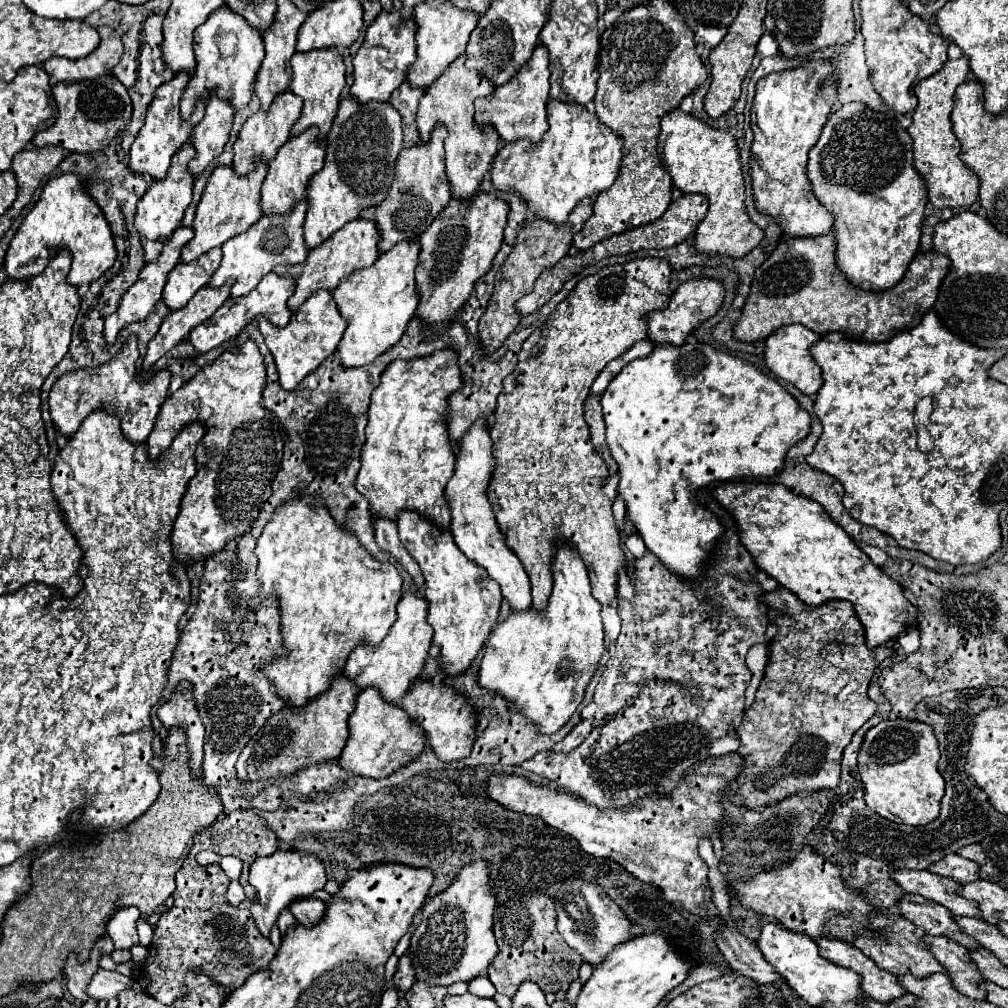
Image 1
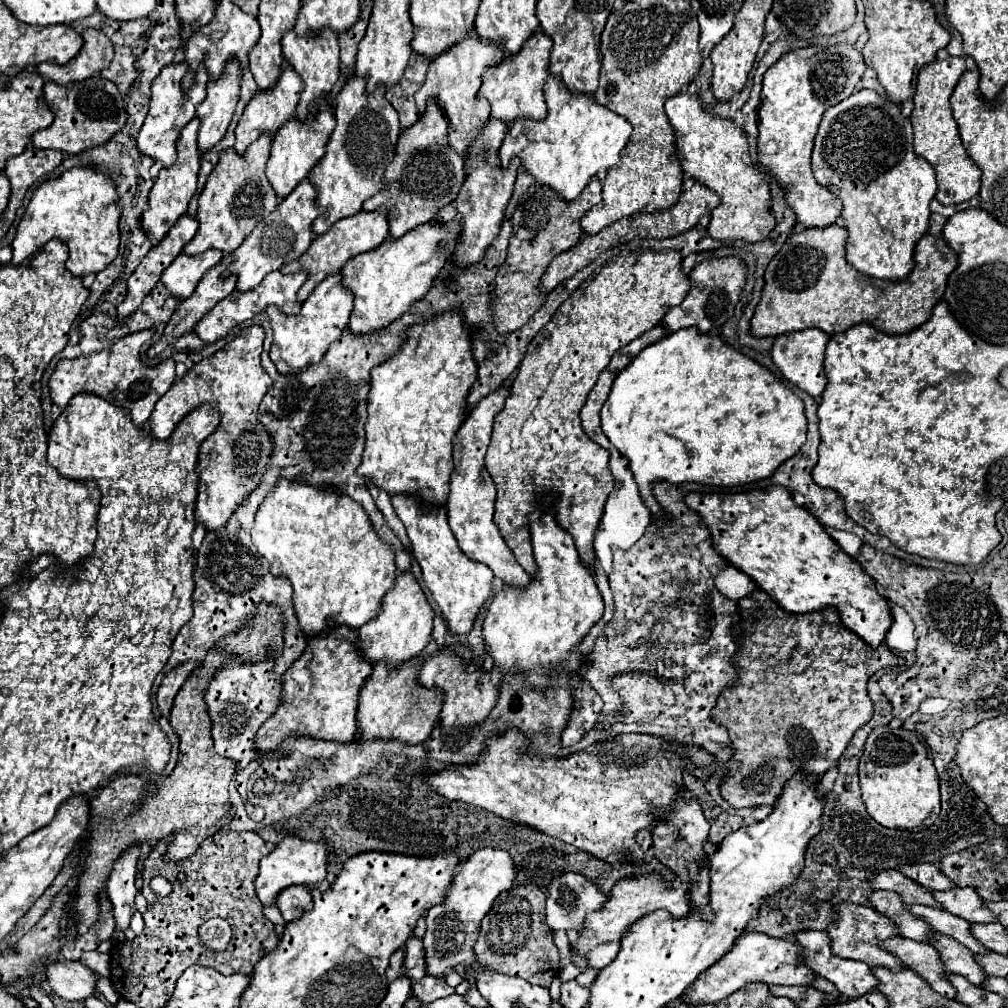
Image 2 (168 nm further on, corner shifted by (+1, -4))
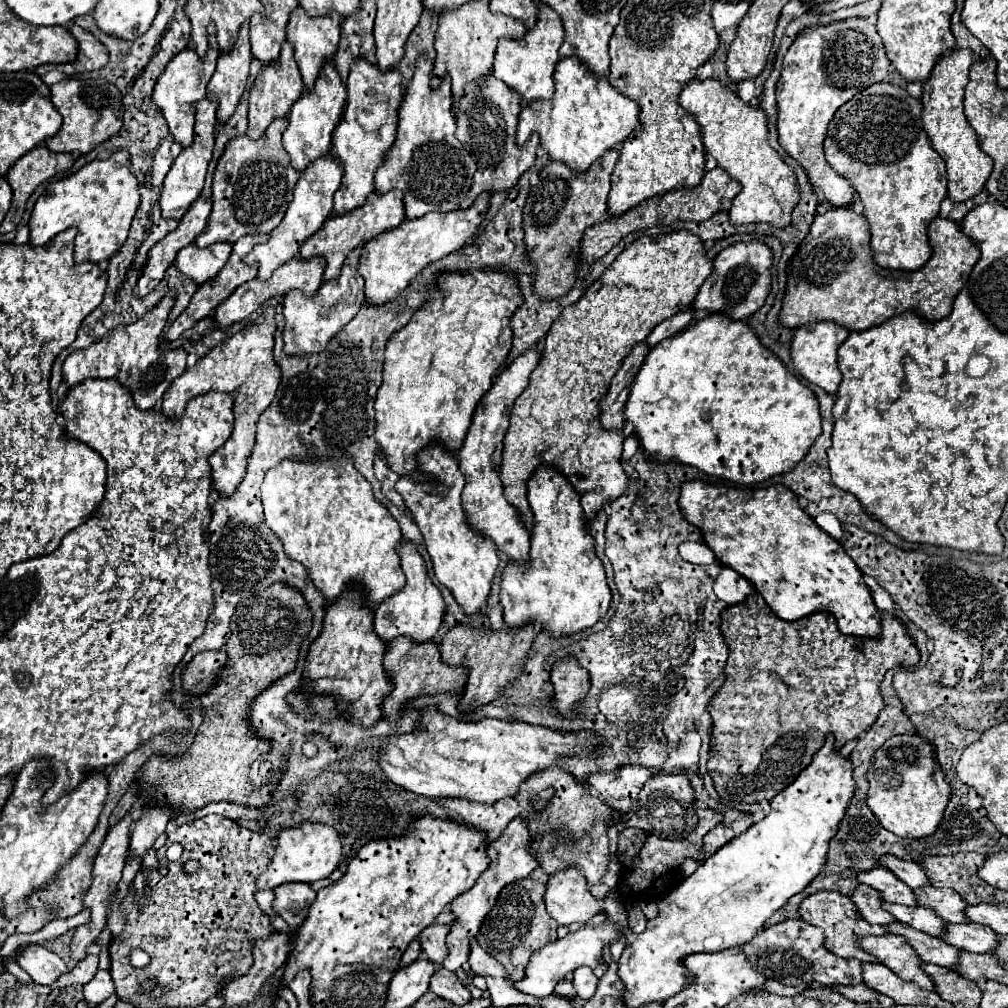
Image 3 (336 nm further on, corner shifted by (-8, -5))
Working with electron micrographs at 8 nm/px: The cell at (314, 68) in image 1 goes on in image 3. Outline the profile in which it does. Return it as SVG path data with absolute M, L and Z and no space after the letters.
M298 8L294 10L294 14L290 14L290 22L286 26L286 40L294 46L294 58L300 66L302 78L306 88L314 86L314 80L318 78L318 72L322 70L322 64L326 60L330 60L338 48L338 40L340 40L340 14L330 12L328 16L308 16L306 10Z

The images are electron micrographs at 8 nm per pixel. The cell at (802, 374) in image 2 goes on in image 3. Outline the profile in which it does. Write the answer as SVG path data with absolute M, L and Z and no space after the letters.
M812 322L806 326L800 326L794 330L794 340L792 340L792 360L798 370L808 382L824 388L826 392L834 394L842 382L842 374L838 370L838 346L846 340L850 332L834 322Z

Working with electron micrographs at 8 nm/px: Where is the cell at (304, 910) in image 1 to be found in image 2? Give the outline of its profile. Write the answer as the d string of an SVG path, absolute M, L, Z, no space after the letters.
M293 885L285 891L281 891L281 895L277 897L277 907L279 907L283 919L289 923L295 917L303 915L309 907L313 907L311 891L305 885Z

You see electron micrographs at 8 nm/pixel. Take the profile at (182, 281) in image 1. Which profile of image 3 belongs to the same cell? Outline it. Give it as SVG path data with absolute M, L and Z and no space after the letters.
M216 242L214 246L206 246L206 248L188 244L184 250L178 252L176 268L186 276L194 278L194 282L204 284L222 270L230 252L232 252L232 244L228 242Z

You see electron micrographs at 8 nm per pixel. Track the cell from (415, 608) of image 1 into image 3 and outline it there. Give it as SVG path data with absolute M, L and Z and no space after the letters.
M400 542L398 546L398 554L400 554L400 562L402 562L402 570L406 574L406 586L392 594L390 598L386 598L378 608L376 608L376 618L374 618L374 628L376 634L388 644L390 640L394 640L396 636L410 636L416 642L428 642L436 630L442 624L446 606L442 600L440 590L432 584L432 580L428 578L426 572L426 564L424 558L418 554L416 546L412 542Z

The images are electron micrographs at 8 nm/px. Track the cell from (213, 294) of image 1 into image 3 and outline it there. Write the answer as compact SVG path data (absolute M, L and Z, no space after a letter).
M246 234L246 238L240 238L236 244L234 244L234 250L232 250L232 254L230 254L230 258L228 258L228 262L226 262L226 266L216 274L216 278L212 278L210 282L206 282L206 286L200 286L198 290L196 290L196 294L192 296L192 300L190 300L190 304L188 304L188 308L174 320L174 324L168 328L168 332L166 332L166 340L176 340L184 330L188 330L188 328L192 328L198 320L202 320L202 318L206 318L206 316L210 316L212 314L212 310L216 310L216 306L220 304L220 302L224 302L230 294L232 294L232 290L234 288L238 288L240 284L244 284L246 280L252 280L252 278L256 278L256 272L258 272L258 266L254 264L254 266L248 266L248 264L244 264L242 262L242 258L258 244L258 242L266 242L268 240L268 236L266 234Z

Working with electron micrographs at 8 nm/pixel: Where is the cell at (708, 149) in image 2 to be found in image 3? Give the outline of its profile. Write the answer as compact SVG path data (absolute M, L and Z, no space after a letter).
M716 78L690 80L680 94L680 104L702 126L702 142L706 154L718 160L732 178L742 184L740 194L732 200L730 222L752 224L768 222L772 226L788 226L794 206L798 204L800 190L794 178L794 170L780 158L780 154L768 144L768 118L760 106L750 106L742 98L726 88Z

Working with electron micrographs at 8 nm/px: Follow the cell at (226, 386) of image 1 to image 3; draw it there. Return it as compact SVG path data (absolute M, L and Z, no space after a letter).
M266 306L262 314L248 324L244 330L236 332L234 336L226 338L218 346L214 346L206 356L202 356L192 368L188 368L182 376L178 376L166 394L162 396L162 412L170 418L178 418L184 412L184 406L196 394L206 394L208 390L234 394L234 430L232 436L222 444L214 456L210 458L212 464L212 482L222 496L228 496L236 490L246 474L246 460L256 442L256 422L260 414L270 406L276 396L276 388L280 384L280 368L274 360L274 308Z

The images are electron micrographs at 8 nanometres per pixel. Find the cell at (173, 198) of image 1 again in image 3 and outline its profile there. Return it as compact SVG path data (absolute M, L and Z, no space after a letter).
M202 98L198 104L194 104L194 108L196 108L194 142L192 142L192 146L182 148L180 156L174 160L170 172L164 178L164 186L162 186L162 194L160 194L162 216L168 220L180 220L182 214L186 214L186 210L192 206L192 202L200 196L204 178L206 178L206 170L208 170L208 162L210 162L212 150L214 150L214 132L218 126L218 120L216 120L218 104L210 98Z

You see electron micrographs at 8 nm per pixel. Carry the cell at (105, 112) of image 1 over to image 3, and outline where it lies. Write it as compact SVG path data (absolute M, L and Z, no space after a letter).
M62 78L50 86L50 100L64 118L58 134L46 140L46 146L54 152L86 154L98 144L110 140L122 128L122 94L114 84L102 78Z

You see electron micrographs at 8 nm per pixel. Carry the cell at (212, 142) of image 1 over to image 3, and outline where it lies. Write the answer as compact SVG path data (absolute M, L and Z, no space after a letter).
M246 24L238 32L232 50L220 52L216 72L208 82L208 98L218 102L218 122L226 122L234 114L242 98L242 92L246 88L250 60L252 52L250 52L248 24Z

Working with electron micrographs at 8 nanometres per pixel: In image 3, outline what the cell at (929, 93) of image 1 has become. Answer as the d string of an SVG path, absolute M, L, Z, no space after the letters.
M968 48L954 50L946 56L942 56L930 78L924 82L924 94L922 94L922 122L924 130L928 132L932 140L932 148L942 156L948 170L948 198L952 202L966 202L968 198L974 198L986 184L990 172L992 172L992 158L982 152L976 140L974 128L968 124L964 116L964 88L968 84L968 72L974 62L974 52Z

